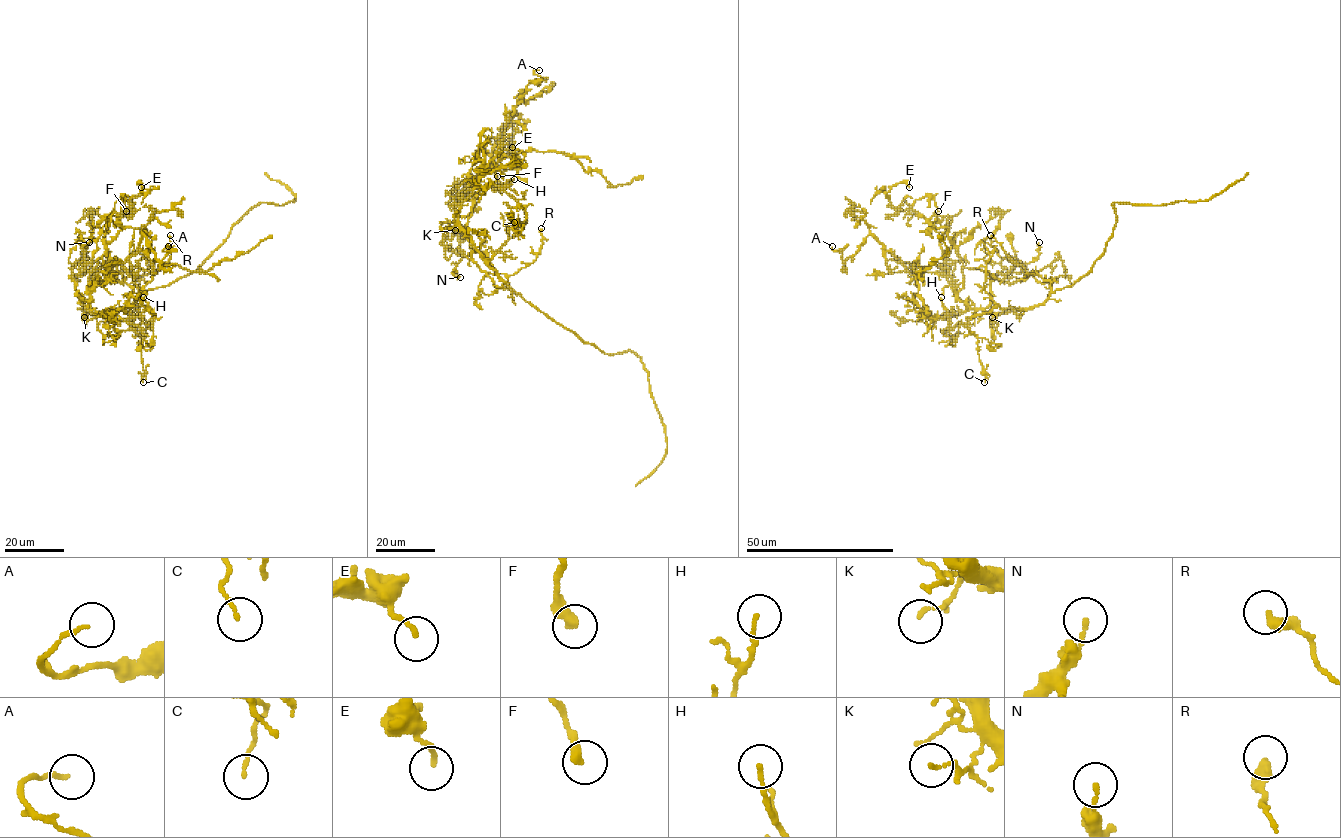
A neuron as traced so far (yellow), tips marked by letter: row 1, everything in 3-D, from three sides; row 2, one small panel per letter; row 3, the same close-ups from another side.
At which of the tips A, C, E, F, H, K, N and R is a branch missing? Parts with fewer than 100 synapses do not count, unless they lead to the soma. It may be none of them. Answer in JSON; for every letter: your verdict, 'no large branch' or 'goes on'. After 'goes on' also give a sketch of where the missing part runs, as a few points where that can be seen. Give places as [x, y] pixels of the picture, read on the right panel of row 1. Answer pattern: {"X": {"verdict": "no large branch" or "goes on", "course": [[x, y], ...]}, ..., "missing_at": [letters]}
{"A": {"verdict": "no large branch"}, "C": {"verdict": "no large branch"}, "E": {"verdict": "no large branch"}, "F": {"verdict": "no large branch"}, "H": {"verdict": "no large branch"}, "K": {"verdict": "no large branch"}, "N": {"verdict": "no large branch"}, "R": {"verdict": "no large branch"}, "missing_at": []}

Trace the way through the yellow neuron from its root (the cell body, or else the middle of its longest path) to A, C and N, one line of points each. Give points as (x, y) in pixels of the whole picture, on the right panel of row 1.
A: (1041, 304), (972, 309), (947, 268), (911, 273), (870, 235), (843, 261), (832, 246)
C: (1041, 304), (1024, 310), (995, 306), (968, 321), (969, 330), (978, 339), (977, 354), (987, 376), (984, 382)
N: (1041, 304), (1048, 297), (1051, 282), (1035, 272), (1025, 273), (1016, 261), (1013, 265), (1034, 261), (1039, 242)

